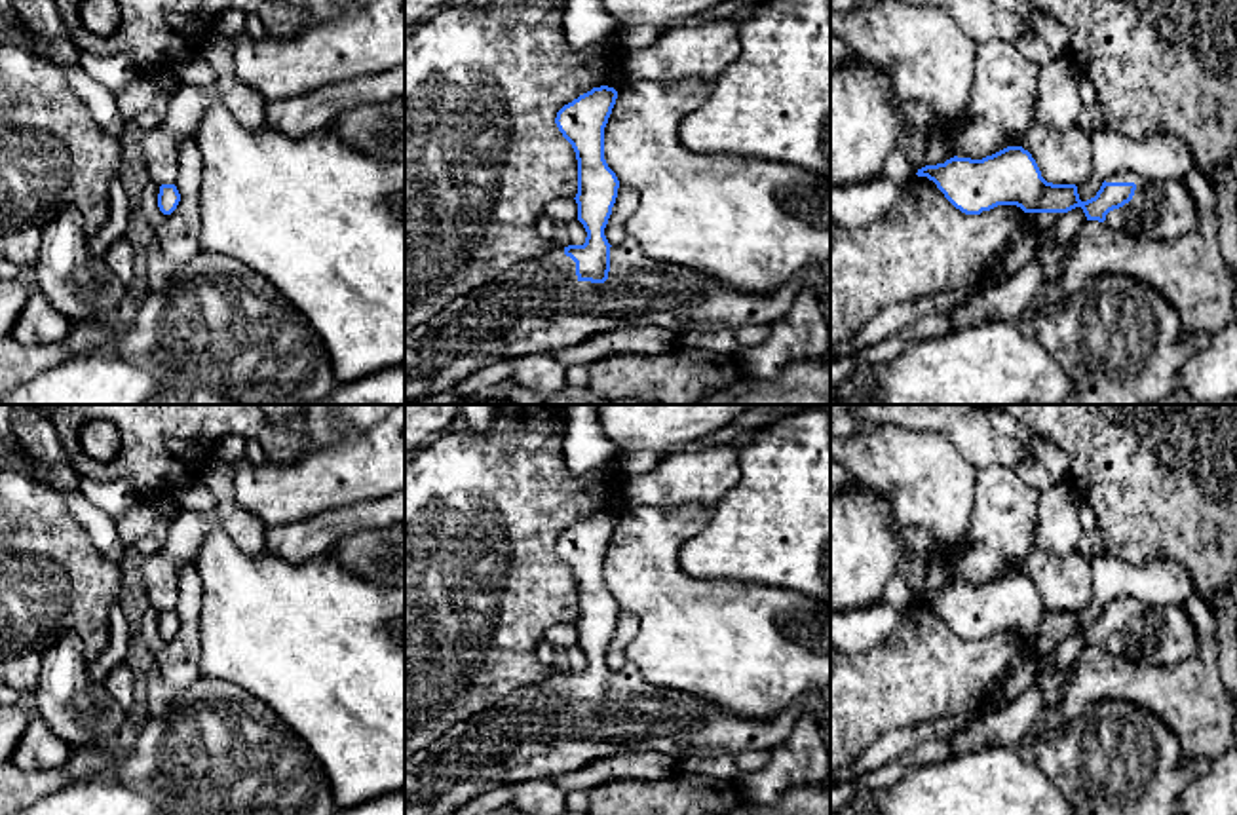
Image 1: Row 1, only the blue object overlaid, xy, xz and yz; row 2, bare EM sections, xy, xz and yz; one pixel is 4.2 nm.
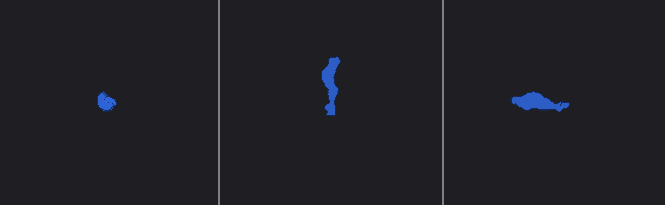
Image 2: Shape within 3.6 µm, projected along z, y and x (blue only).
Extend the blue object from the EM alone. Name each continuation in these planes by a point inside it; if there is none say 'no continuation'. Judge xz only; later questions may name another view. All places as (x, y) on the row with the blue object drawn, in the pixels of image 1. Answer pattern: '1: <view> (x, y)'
1: xz (538, 304)

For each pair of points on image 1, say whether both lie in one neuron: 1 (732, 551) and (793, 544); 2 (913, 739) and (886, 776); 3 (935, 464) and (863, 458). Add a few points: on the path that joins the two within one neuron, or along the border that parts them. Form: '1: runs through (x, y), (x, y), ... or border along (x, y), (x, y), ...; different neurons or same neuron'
1: runs through (747, 546), (778, 546); same neuron
2: border along (943, 738), (922, 741), (861, 776); different neurons
3: runs through (918, 464), (897, 464), (880, 458); same neuron

